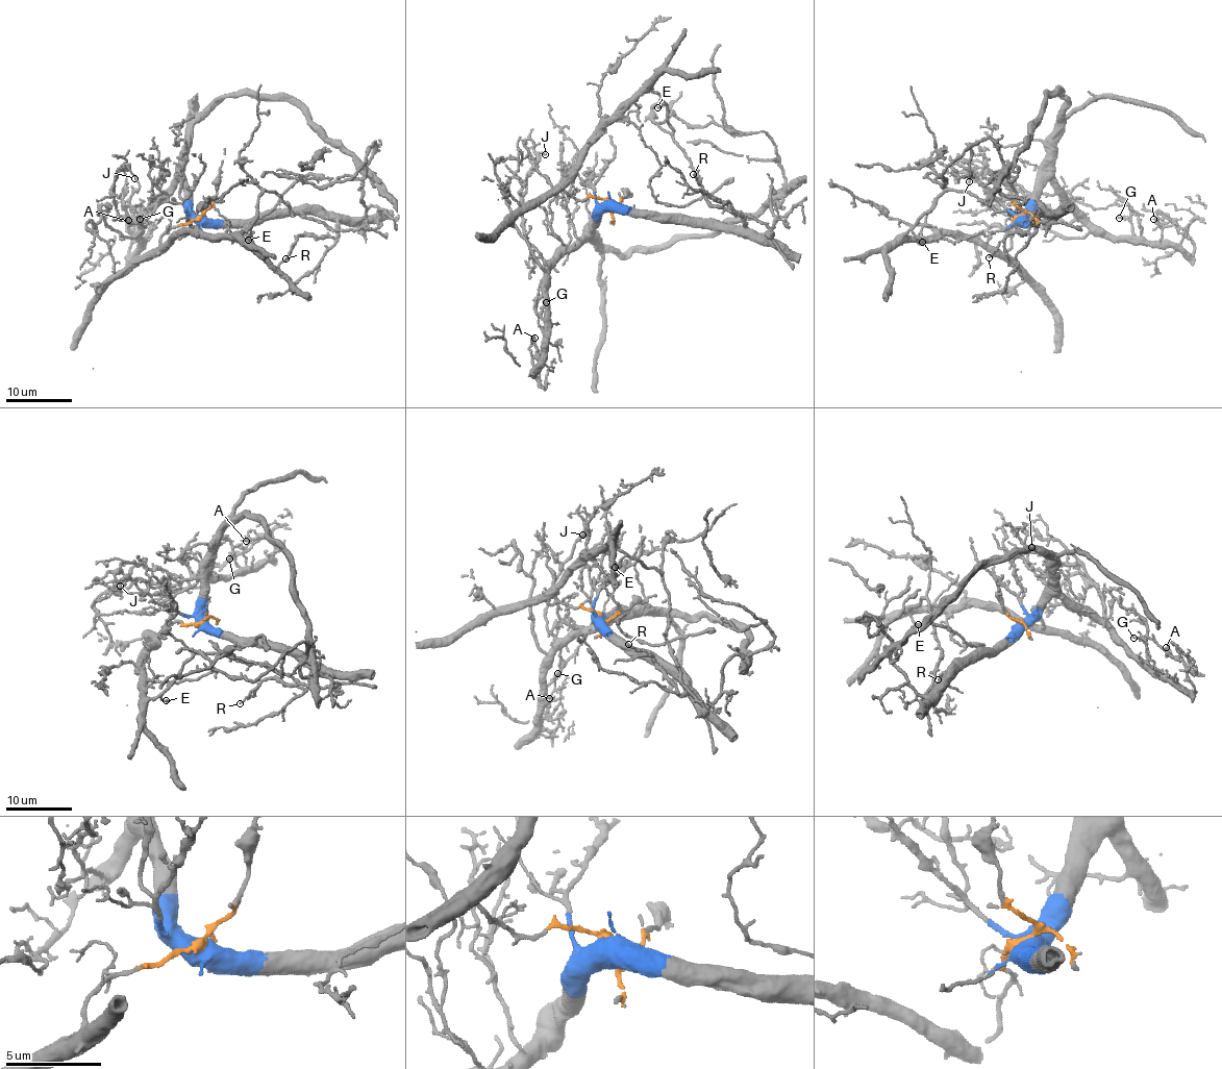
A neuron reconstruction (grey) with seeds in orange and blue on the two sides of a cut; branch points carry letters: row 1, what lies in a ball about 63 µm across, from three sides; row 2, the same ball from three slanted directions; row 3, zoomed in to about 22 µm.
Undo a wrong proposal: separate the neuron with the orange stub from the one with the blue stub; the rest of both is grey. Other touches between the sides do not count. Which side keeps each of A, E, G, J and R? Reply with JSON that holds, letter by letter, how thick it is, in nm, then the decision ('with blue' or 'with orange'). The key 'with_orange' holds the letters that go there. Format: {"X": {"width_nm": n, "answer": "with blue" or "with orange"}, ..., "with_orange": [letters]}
{"A": {"width_nm": 110, "answer": "with blue"}, "E": {"width_nm": 130, "answer": "with orange"}, "G": {"width_nm": 150, "answer": "with blue"}, "J": {"width_nm": 100, "answer": "with blue"}, "R": {"width_nm": 120, "answer": "with blue"}, "with_orange": ["E"]}

